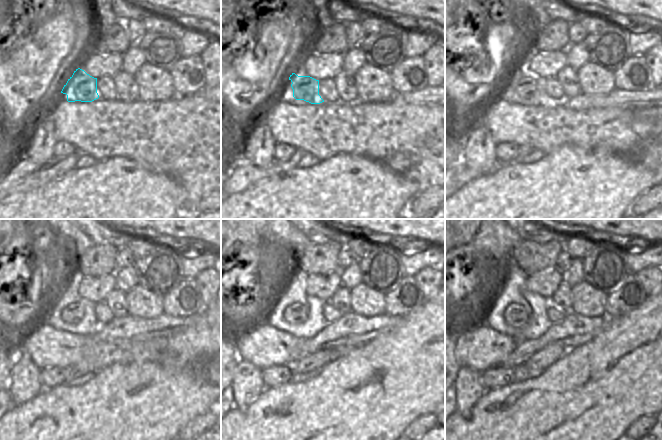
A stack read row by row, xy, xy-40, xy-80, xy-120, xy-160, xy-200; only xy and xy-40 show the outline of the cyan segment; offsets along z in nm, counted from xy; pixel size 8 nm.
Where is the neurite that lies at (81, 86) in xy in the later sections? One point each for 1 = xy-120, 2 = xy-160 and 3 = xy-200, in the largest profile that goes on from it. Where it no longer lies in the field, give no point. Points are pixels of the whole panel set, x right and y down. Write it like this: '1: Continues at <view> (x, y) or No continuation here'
1: Continues at xy-120 (75, 313)
2: Continues at xy-160 (297, 313)
3: Continues at xy-200 (515, 315).

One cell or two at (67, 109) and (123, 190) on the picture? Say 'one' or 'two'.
two

